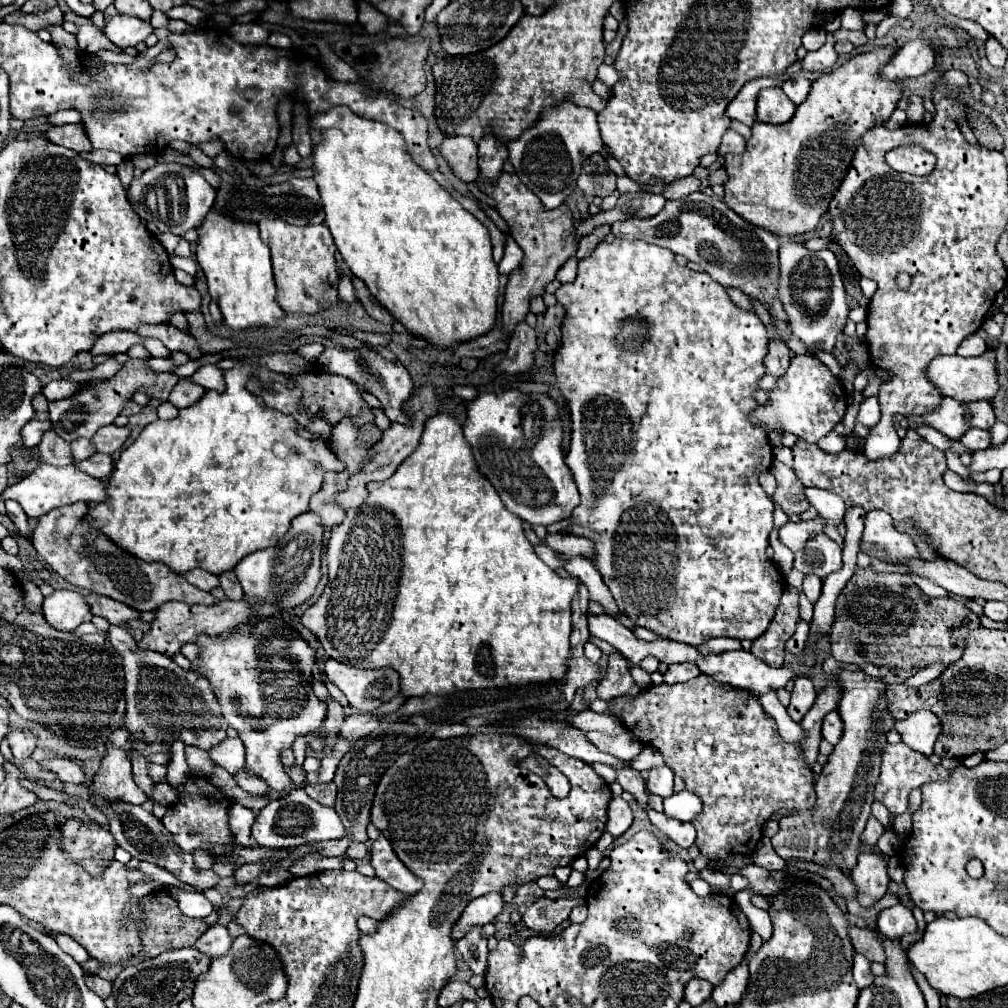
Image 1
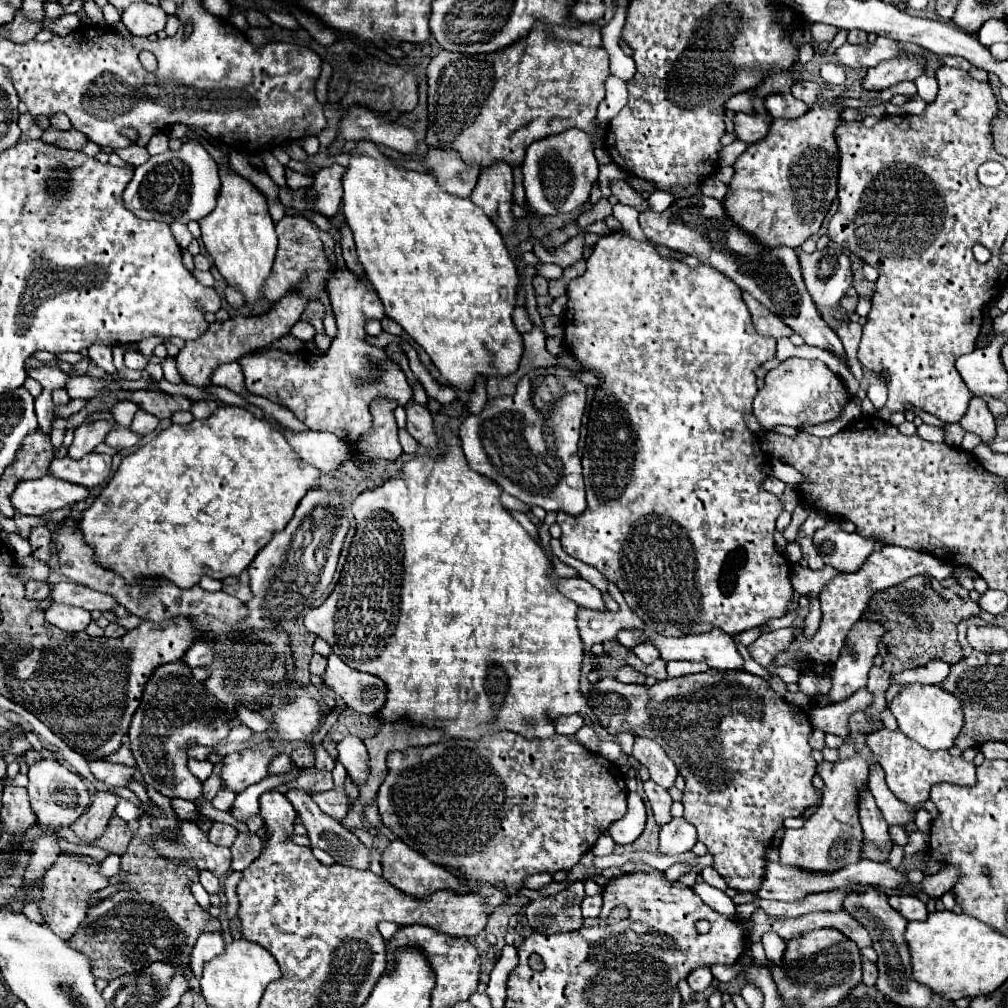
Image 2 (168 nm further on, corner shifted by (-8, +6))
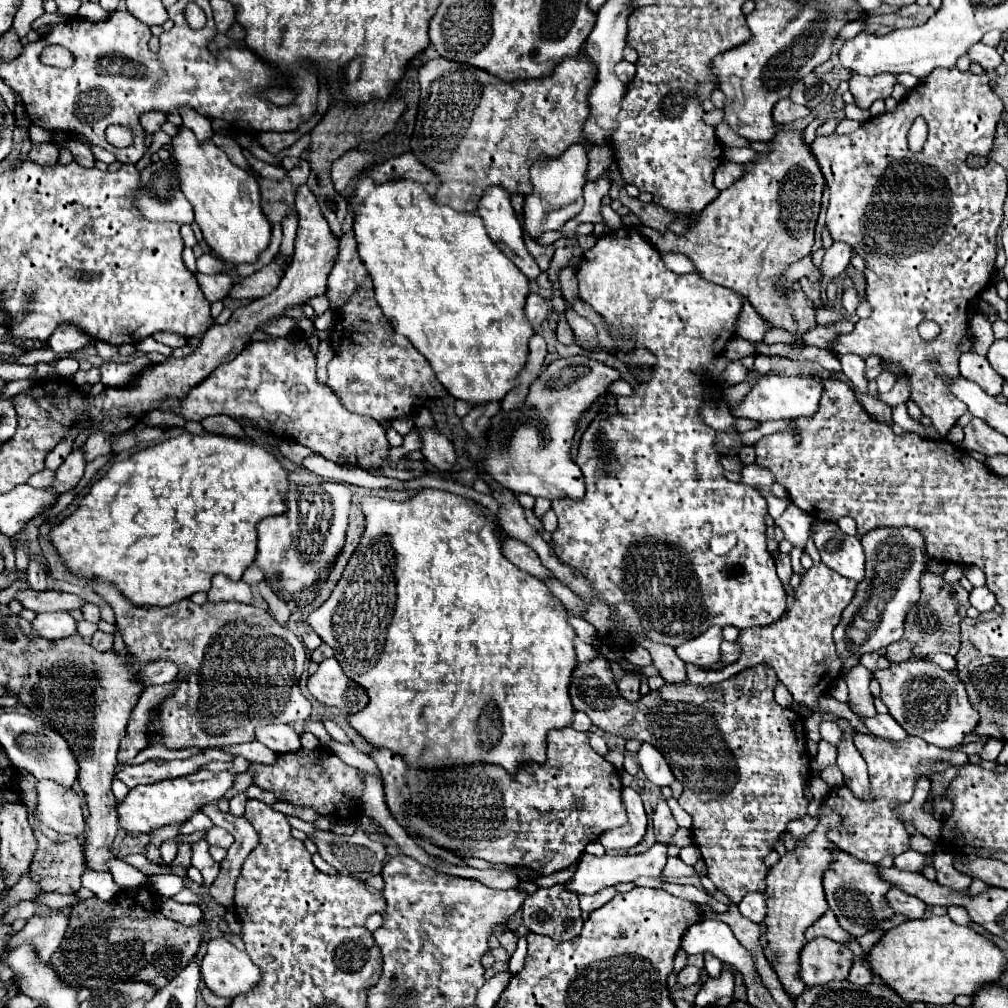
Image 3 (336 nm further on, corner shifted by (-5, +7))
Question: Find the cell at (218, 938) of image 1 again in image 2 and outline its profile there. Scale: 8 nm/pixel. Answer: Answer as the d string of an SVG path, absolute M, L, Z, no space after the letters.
M202 934L194 946L194 952L192 952L192 962L190 962L192 974L196 978L200 978L202 966L222 952L224 952L224 942L222 942L220 934Z

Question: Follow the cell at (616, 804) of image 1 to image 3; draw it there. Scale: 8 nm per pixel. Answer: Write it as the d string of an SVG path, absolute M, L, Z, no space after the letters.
M625 787L623 789L623 803L629 815L629 821L617 829L609 829L609 839L603 839L603 845L607 849L629 849L635 847L647 829L647 817L641 803L641 797L635 789Z

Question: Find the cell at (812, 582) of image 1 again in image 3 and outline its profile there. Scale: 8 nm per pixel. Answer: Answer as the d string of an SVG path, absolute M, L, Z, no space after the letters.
M789 505L785 509L785 513L775 521L775 525L779 525L785 533L785 539L797 547L797 549L805 549L807 539L809 539L809 531L811 531L811 515L801 511L795 505Z

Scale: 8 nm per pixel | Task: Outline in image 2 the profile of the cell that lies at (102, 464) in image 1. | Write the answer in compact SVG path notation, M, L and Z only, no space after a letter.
M92 452L92 454L84 456L82 460L72 460L68 456L54 458L50 464L50 474L54 478L60 478L66 482L94 488L110 476L110 466L112 466L112 458L108 454Z

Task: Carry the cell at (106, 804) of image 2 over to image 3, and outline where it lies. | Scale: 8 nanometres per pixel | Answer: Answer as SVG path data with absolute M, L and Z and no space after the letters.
M39 837L39 847L31 865L33 873L37 873L35 877L41 885L41 893L55 891L67 895L79 891L81 873L87 869L83 837L63 843Z

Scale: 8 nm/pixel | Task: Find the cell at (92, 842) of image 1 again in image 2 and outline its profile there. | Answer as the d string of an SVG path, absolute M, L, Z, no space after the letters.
M60 854L56 864L48 870L48 874L44 876L42 882L42 900L38 902L38 910L44 918L44 924L62 940L68 940L76 928L80 926L80 922L86 918L86 910L88 910L88 894L102 890L108 886L108 880L102 878L98 874L98 862L96 866L86 866L82 862L78 862L74 856L68 854Z

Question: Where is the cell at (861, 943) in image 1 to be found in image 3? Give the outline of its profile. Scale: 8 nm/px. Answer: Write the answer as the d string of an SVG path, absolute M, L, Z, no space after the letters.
M827 911L823 917L819 917L811 927L807 927L805 931L805 939L811 941L813 937L829 937L833 941L839 941L839 943L849 943L851 939L855 939L849 931L841 929L837 917L833 917L831 911Z

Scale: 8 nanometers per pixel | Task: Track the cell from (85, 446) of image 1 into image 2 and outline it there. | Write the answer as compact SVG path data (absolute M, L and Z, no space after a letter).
M116 424L116 426L110 430L110 434L106 436L106 444L110 444L112 448L118 448L118 450L132 448L132 446L136 446L140 440L142 440L142 436L138 436L136 432L132 434L130 428L120 426L120 424Z

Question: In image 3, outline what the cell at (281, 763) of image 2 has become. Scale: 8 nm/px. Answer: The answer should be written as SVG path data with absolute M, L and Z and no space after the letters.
M246 771L244 773L240 773L235 778L235 783L230 791L228 791L222 798L229 801L235 795L241 792L245 792L249 785L252 784L253 781L253 772Z

